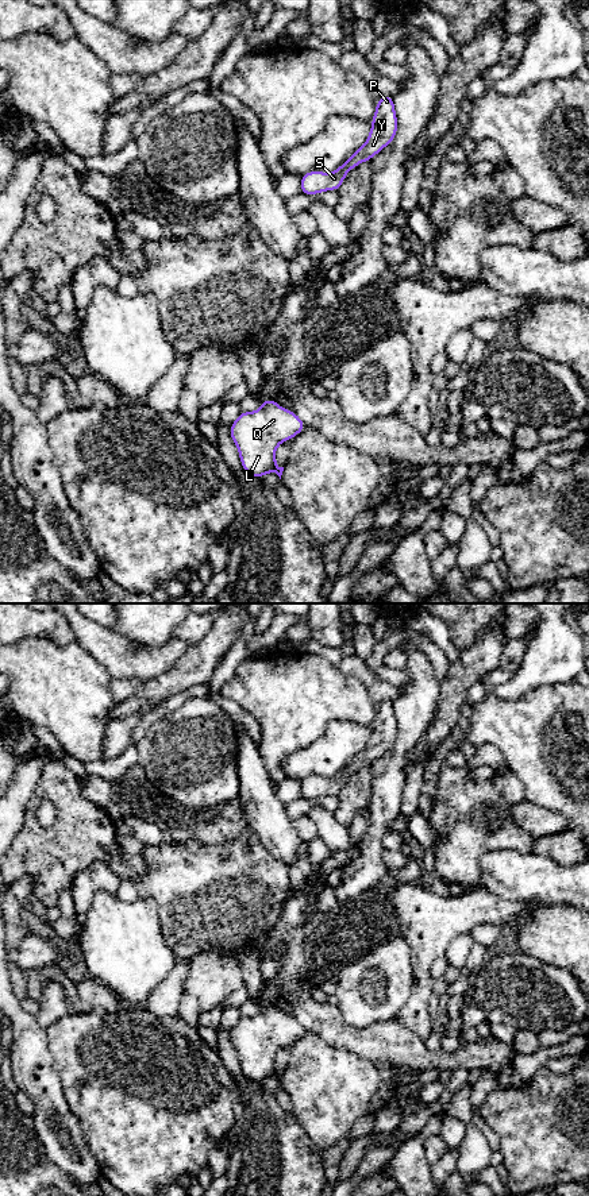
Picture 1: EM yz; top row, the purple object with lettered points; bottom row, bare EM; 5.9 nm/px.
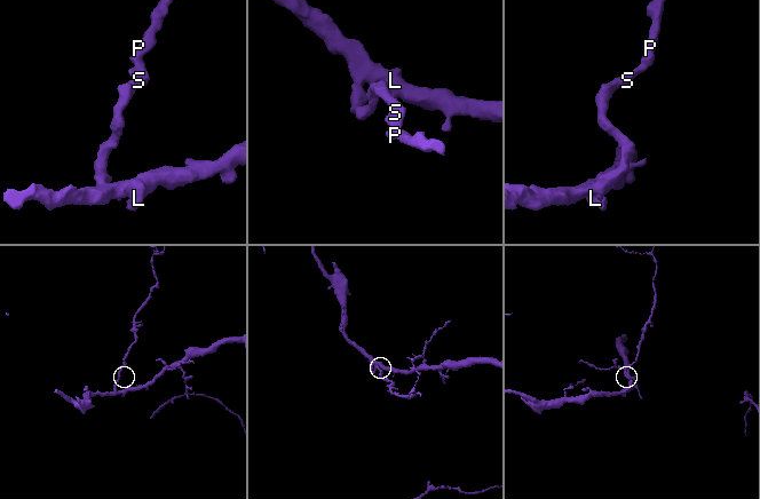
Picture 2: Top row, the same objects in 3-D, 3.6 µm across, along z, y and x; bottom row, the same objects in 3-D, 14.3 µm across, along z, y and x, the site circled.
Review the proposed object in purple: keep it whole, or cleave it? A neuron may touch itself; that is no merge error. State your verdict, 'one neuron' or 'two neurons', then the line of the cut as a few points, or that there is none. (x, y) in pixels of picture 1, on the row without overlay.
one neuron | no cut

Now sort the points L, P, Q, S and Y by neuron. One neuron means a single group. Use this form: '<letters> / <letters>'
L P Q S Y

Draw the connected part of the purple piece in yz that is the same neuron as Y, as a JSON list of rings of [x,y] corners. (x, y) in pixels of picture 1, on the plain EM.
[[[382,701],[376,707],[376,718],[372,724],[372,734],[363,751],[355,755],[335,776],[308,776],[301,782],[300,798],[317,799],[328,795],[339,795],[347,778],[359,768],[372,765],[384,752],[389,751],[399,734],[393,701]]]

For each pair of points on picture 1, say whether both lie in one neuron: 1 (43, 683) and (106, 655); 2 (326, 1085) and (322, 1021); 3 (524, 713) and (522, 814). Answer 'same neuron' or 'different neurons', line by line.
1: different neurons
2: different neurons
3: different neurons

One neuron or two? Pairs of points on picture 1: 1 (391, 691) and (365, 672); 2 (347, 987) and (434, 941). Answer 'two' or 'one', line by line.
1: one
2: two

